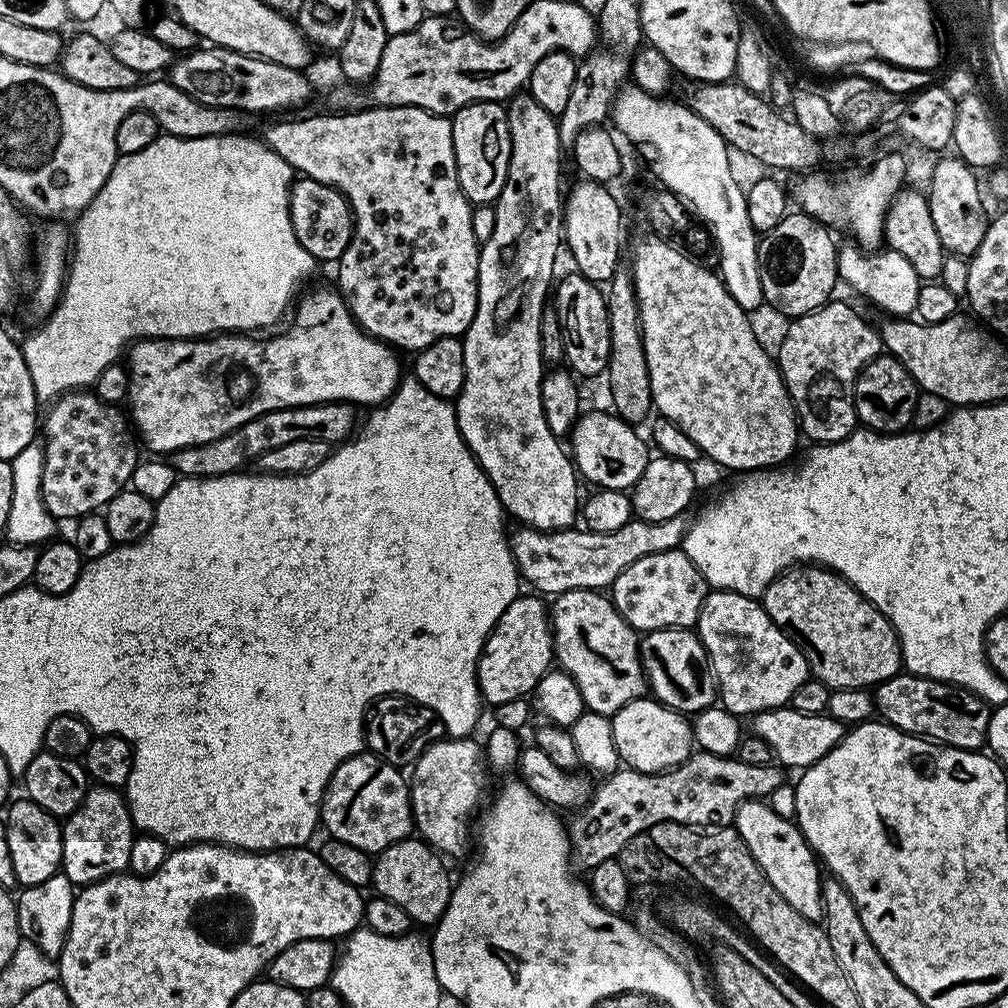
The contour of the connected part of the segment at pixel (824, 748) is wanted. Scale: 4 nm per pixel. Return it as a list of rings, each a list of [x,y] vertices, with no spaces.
[[[791,706],[757,712],[751,717],[750,723],[752,723],[753,734],[777,756],[775,759],[788,770],[791,768],[803,770],[814,762],[818,762],[826,754],[830,754],[830,750],[834,750],[834,746],[840,744],[840,739],[846,731],[846,726],[833,716],[798,714],[798,710],[794,710]]]

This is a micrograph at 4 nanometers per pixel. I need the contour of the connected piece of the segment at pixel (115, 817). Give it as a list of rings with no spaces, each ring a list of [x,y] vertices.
[[[96,784],[89,787],[87,794],[82,798],[76,812],[72,812],[63,821],[64,845],[62,846],[62,874],[70,878],[73,886],[93,884],[105,880],[108,876],[123,873],[130,862],[130,846],[134,839],[134,825],[129,801],[123,791],[108,788],[105,784]]]

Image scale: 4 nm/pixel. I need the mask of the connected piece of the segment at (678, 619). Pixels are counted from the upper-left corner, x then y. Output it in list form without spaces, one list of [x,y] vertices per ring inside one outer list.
[[[671,548],[662,554],[646,554],[646,558],[638,558],[638,562],[626,566],[626,570],[622,570],[622,574],[618,574],[612,584],[610,599],[622,618],[626,618],[626,622],[637,633],[647,634],[659,628],[692,628],[709,591],[710,585],[705,582],[704,575],[694,566],[694,562],[690,562],[690,558],[680,548]]]

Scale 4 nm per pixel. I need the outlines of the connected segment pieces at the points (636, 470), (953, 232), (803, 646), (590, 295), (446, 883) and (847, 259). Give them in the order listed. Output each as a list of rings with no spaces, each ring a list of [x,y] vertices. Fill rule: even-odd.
[[[585,411],[581,415],[570,433],[570,455],[577,473],[583,479],[585,476],[592,486],[630,490],[638,482],[638,478],[642,478],[642,470],[646,470],[650,459],[649,445],[646,440],[644,445],[643,438],[636,433],[639,431],[633,425],[611,411],[608,412]]]
[[[940,160],[932,168],[932,181],[926,187],[928,205],[930,206],[930,218],[934,218],[934,230],[938,230],[938,238],[942,242],[945,253],[953,256],[970,258],[982,246],[982,238],[986,238],[986,230],[990,223],[989,213],[984,213],[984,200],[980,197],[982,184],[976,181],[977,173],[969,168],[963,160]]]
[[[793,566],[781,572],[764,592],[762,603],[766,614],[796,641],[798,650],[806,658],[809,673],[821,680],[827,688],[866,688],[901,675],[900,640],[891,622],[864,597],[853,584],[837,572],[823,566]]]
[[[576,270],[569,276],[559,277],[554,288],[554,296],[560,300],[572,300],[572,309],[563,313],[564,360],[567,367],[577,377],[596,376],[605,371],[610,358],[610,318],[605,293],[595,283],[589,281]],[[600,290],[600,292],[599,292]],[[572,368],[573,369],[572,369]]]
[[[409,838],[392,844],[375,857],[371,887],[375,895],[394,902],[394,906],[402,906],[402,910],[406,910],[408,917],[417,925],[435,926],[450,902],[450,894],[454,887],[453,877],[448,877],[443,863],[445,864],[445,861],[435,848],[419,838]]]
[[[841,243],[836,253],[836,271],[839,279],[844,280],[860,296],[865,296],[870,303],[882,311],[888,312],[892,318],[908,318],[916,311],[918,302],[918,290],[921,286],[921,278],[902,258],[902,254],[891,250],[865,250],[855,243]]]

